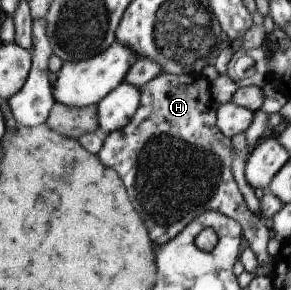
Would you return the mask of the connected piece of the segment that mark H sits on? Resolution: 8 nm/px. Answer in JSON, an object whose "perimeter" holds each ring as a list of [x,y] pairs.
{"perimeter":[[[159,73],[149,79],[138,87],[138,107],[134,110],[131,120],[120,129],[107,133],[96,155],[102,164],[113,168],[121,176],[131,206],[137,216],[141,216],[151,240],[163,244],[181,232],[184,226],[204,210],[219,211],[240,224],[244,246],[253,251],[259,266],[267,266],[270,256],[266,246],[271,237],[271,230],[268,224],[253,215],[245,206],[245,200],[236,187],[230,164],[233,153],[238,154],[231,148],[231,139],[215,124],[217,104],[210,95],[209,87],[209,81],[202,74],[175,76]]]}

